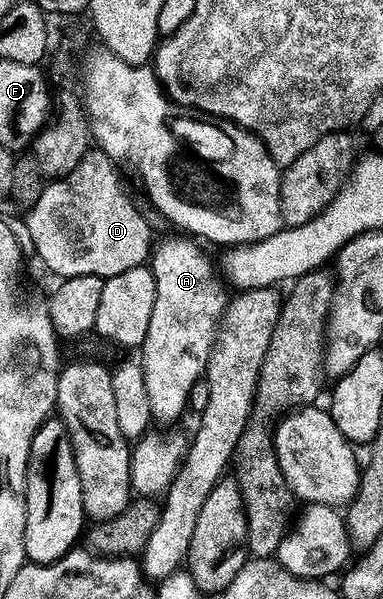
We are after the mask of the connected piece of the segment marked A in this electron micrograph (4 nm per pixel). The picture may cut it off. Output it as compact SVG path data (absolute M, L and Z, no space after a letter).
M179 237L159 239L151 251L150 269L156 281L154 312L150 312L150 328L146 328L146 340L138 350L150 412L157 423L172 422L188 410L190 388L205 377L218 320L230 301L229 287L217 263L215 266L204 255L205 247L191 237Z

